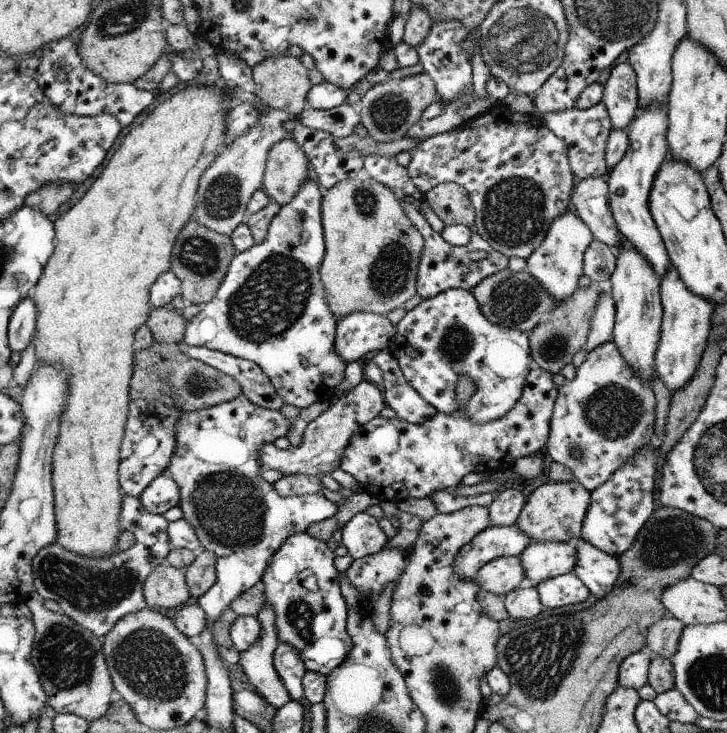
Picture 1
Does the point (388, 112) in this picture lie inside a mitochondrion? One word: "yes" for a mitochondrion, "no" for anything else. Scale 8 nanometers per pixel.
yes

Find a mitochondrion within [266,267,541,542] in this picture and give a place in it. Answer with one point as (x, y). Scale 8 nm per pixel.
(458, 345)

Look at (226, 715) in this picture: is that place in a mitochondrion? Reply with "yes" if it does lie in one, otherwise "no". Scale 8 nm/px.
no

